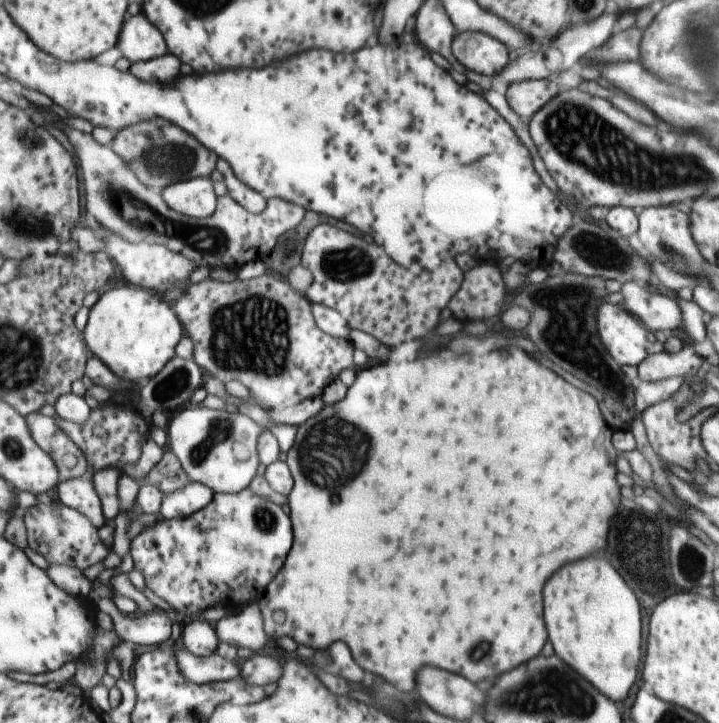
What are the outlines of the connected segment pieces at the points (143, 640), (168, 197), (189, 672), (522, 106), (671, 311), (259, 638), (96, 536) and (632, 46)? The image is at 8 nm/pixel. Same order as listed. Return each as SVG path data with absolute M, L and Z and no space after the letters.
M95 596L95 603L101 611L111 614L114 626L117 624L117 634L128 645L158 646L171 638L173 616L167 611L153 609L145 617L138 619L137 616L123 614L109 596Z
M197 177L187 182L169 184L160 193L173 210L189 218L208 218L217 210L219 197L209 177Z
M183 647L175 651L175 656L183 676L191 682L232 681L239 676L239 665L216 653L210 657L200 657Z
M526 79L509 84L504 97L509 108L524 124L527 124L531 116L547 104L557 92L559 90L555 88L554 82Z
M625 280L620 287L622 307L641 318L653 332L671 332L681 325L681 310L675 300L667 296L649 293L637 280Z
M257 602L243 607L235 615L221 618L214 625L220 641L235 648L241 646L255 652L271 642L265 634Z
M59 500L50 504L37 503L22 514L25 522L27 546L42 555L49 564L69 565L81 570L91 568L93 564L104 563L110 548L103 544L101 530L103 526L93 524L87 516L69 508Z
M625 28L623 32L613 34L595 56L593 60L637 60L639 58L639 40L641 40L641 30L639 28Z

